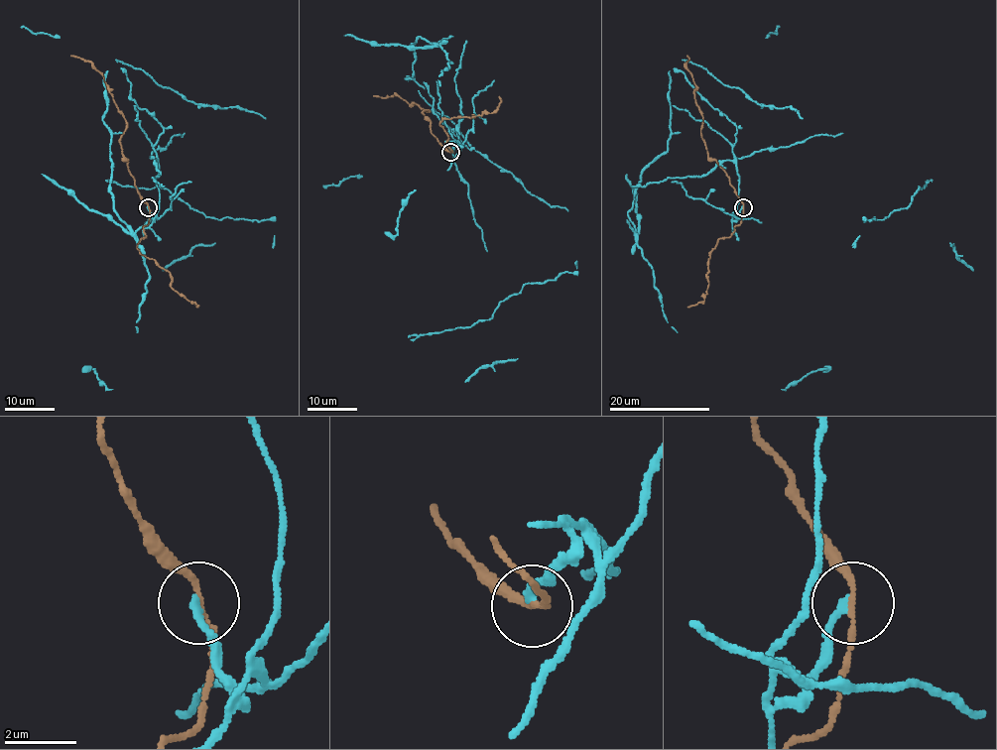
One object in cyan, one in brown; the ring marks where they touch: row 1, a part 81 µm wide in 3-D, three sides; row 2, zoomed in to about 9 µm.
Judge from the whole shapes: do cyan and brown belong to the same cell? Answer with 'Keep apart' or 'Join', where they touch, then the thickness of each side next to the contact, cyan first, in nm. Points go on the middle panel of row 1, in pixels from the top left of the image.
Keep apart. Place: (450, 152). Thickness 190 nm (cyan) against 140 nm

